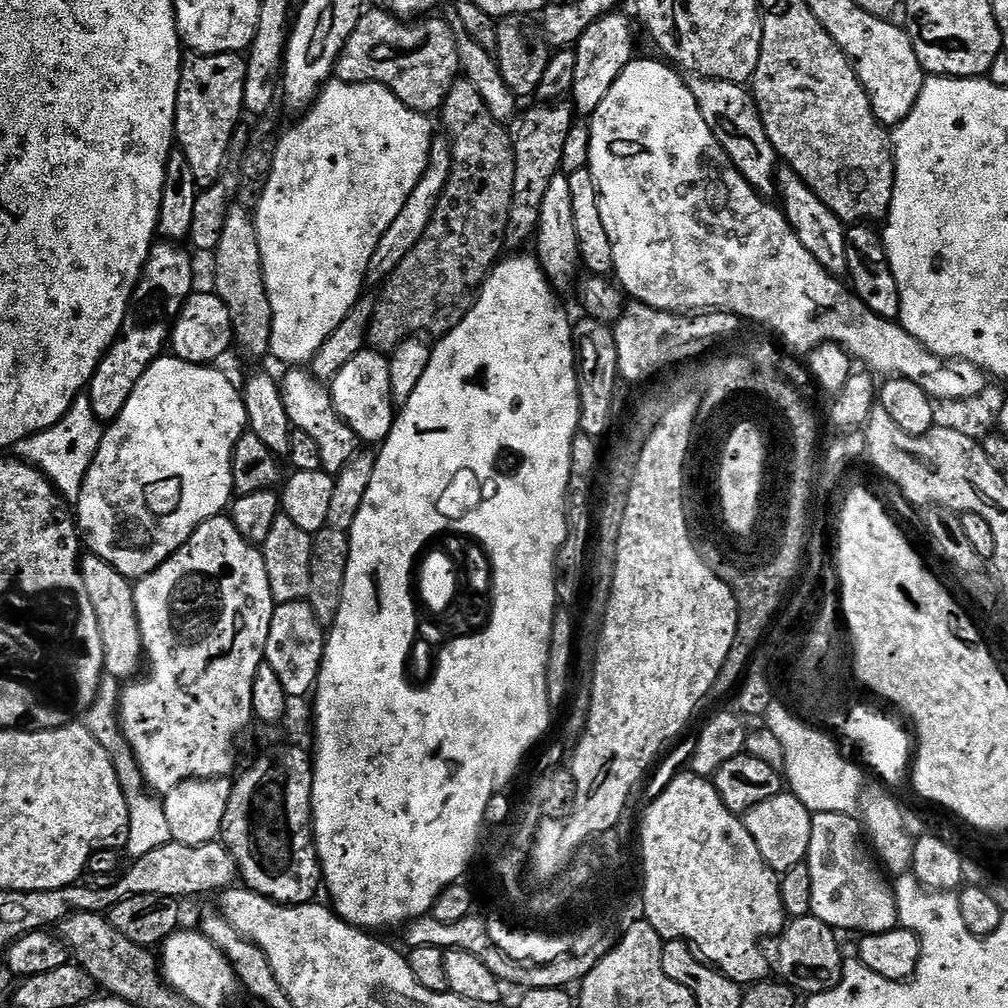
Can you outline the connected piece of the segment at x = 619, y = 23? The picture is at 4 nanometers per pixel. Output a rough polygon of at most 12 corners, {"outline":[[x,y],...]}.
{"outline":[[623,11],[598,18],[574,45],[570,103],[590,118],[634,58]]}

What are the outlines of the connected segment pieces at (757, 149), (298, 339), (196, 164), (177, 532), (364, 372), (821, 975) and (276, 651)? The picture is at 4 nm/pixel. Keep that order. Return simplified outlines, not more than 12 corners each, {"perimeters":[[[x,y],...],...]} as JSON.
{"perimeters":[[[689,75],[714,138],[761,196],[778,157],[751,91]],[[325,84],[254,209],[271,355],[307,365],[428,168],[431,119]],[[239,52],[185,55],[176,139],[221,179],[244,111]],[[159,356],[75,501],[133,582],[234,499],[219,367]],[[354,354],[331,379],[357,441],[383,444],[398,415],[388,356]],[[814,915],[794,916],[774,972],[797,993],[838,986],[841,937]],[[307,600],[277,604],[264,659],[289,698],[316,687],[326,628]]]}

